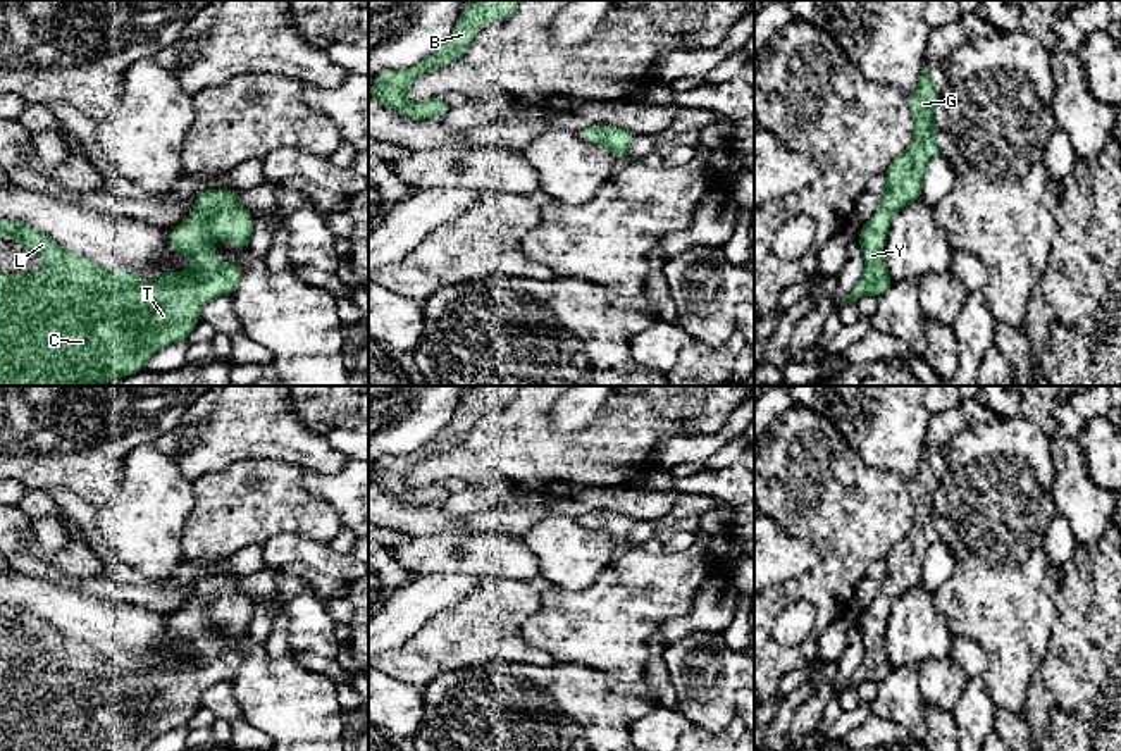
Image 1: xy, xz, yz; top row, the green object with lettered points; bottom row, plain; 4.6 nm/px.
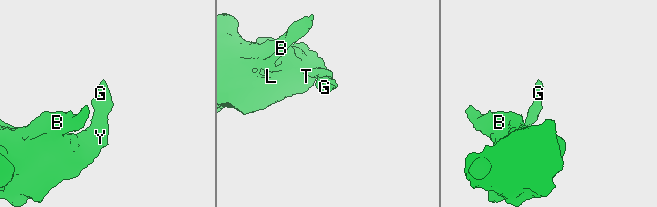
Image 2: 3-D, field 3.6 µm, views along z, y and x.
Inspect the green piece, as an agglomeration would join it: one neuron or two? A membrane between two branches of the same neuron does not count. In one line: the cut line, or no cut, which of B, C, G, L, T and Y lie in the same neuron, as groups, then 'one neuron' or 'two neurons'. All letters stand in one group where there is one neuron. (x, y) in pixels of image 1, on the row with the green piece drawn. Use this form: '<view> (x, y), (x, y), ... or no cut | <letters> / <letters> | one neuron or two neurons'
no cut | B C G L T Y | one neuron

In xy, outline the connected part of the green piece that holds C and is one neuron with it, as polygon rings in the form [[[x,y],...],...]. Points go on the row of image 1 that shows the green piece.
[[[208,189],[193,198],[191,215],[169,233],[169,245],[195,267],[172,274],[165,270],[158,279],[139,279],[127,270],[107,270],[100,264],[64,250],[28,222],[0,219],[0,238],[15,236],[22,250],[41,255],[45,265],[26,274],[0,272],[0,386],[103,386],[124,376],[145,370],[146,362],[162,348],[186,341],[207,301],[231,295],[241,279],[241,269],[232,262],[220,262],[212,239],[250,248],[253,231],[251,214],[234,198],[239,191]]]

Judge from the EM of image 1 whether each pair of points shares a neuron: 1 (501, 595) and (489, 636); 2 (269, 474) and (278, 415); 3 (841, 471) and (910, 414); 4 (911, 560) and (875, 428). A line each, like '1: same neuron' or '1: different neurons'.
1: same neuron
2: different neurons
3: different neurons
4: different neurons

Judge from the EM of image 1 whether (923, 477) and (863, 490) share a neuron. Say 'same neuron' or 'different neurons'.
different neurons

